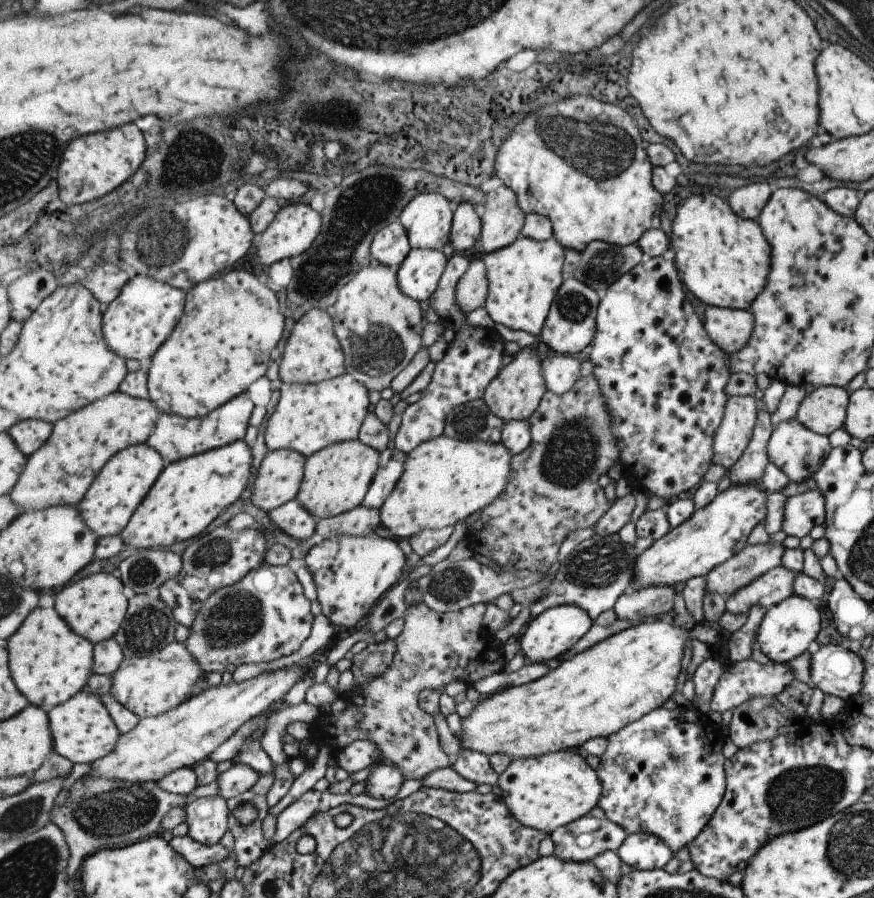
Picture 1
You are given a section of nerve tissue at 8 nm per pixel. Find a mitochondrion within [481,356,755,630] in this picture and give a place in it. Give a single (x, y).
(570, 455)

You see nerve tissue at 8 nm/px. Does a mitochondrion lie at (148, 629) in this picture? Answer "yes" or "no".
yes

